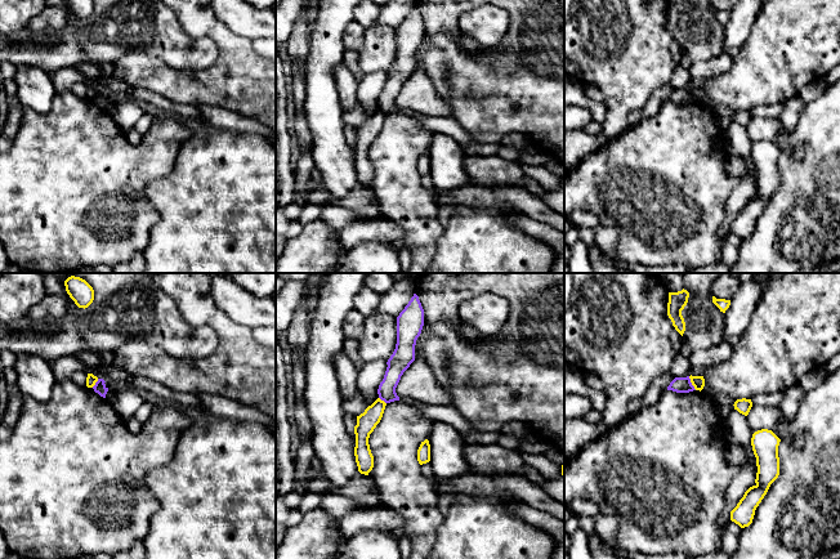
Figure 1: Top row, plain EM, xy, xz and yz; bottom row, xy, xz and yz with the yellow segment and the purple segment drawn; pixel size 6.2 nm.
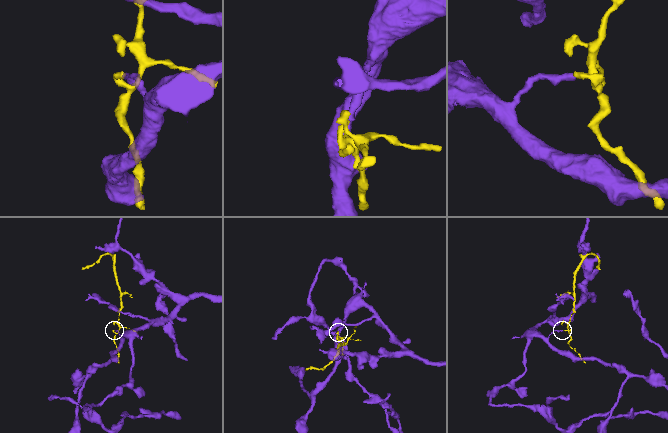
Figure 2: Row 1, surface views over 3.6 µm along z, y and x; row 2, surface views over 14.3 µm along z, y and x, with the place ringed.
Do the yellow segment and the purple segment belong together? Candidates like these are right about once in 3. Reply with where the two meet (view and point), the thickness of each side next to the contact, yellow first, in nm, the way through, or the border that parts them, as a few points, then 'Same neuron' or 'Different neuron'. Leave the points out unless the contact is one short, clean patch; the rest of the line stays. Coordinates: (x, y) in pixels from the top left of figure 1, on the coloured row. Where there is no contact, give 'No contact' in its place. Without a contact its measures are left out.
Touches yellow at yz (691, 381). Thickness 80 nm (yellow) against 100 nm. Boundary: yz (688, 376), (696, 389). Different neuron

